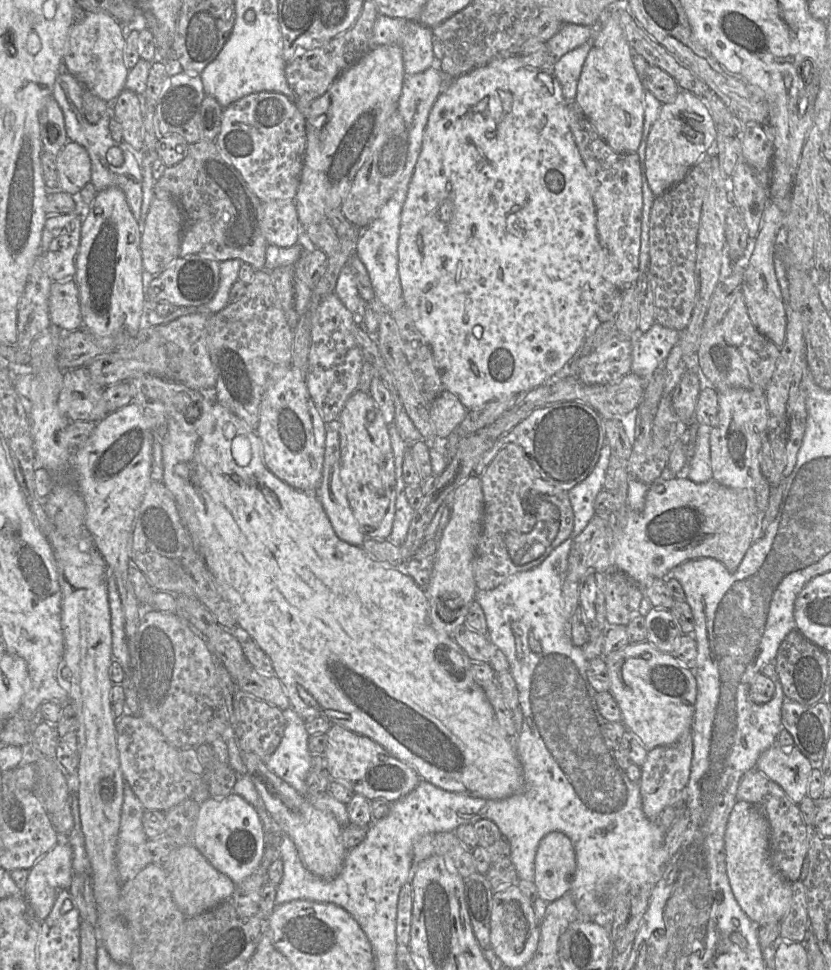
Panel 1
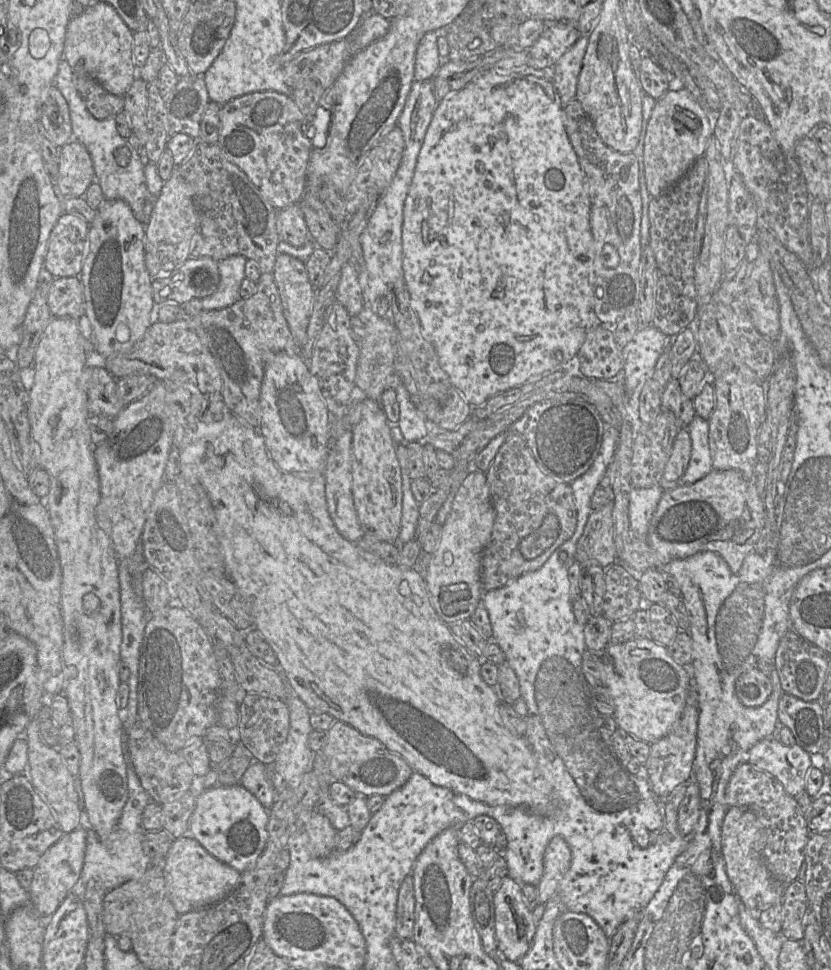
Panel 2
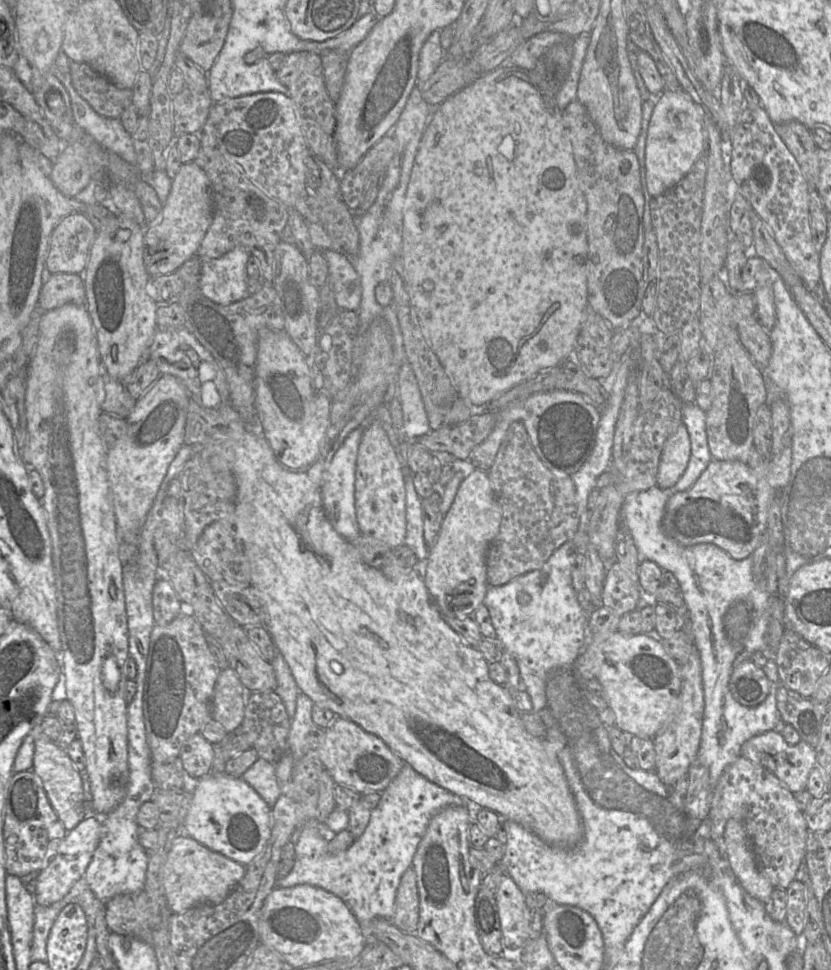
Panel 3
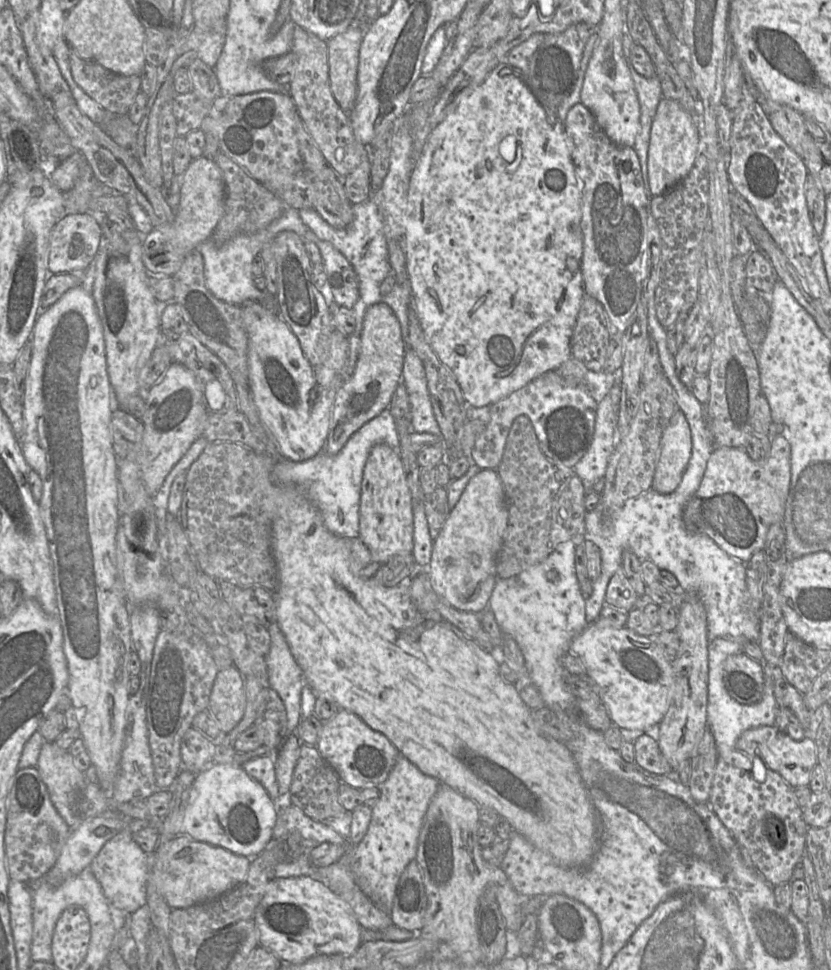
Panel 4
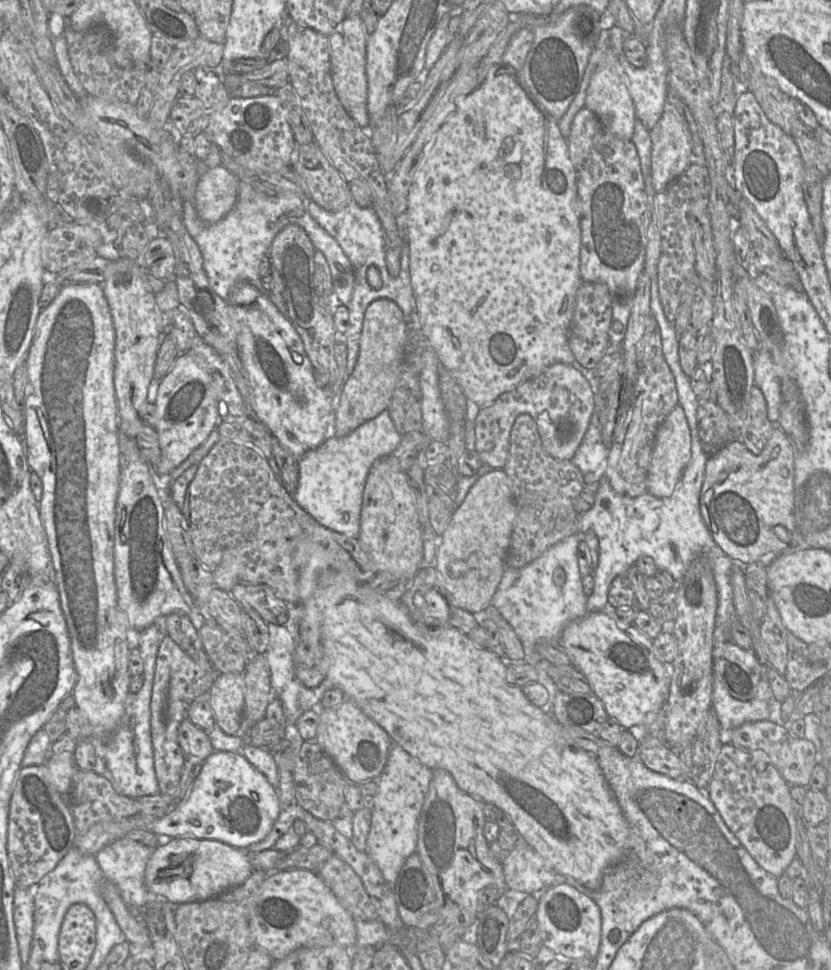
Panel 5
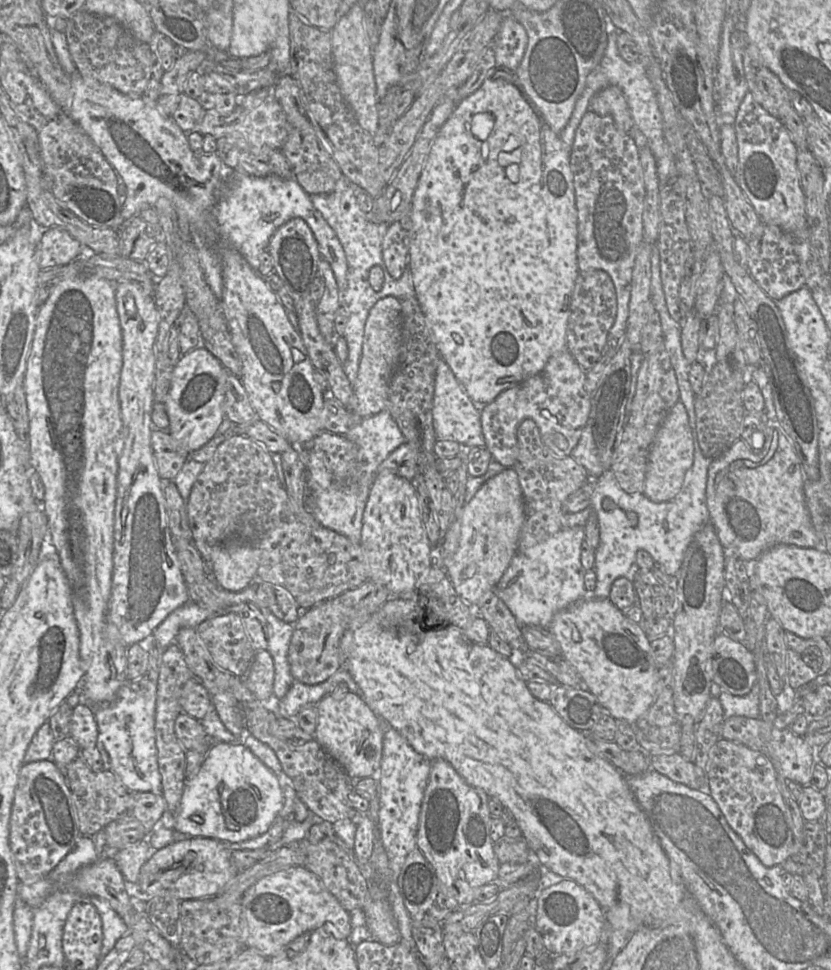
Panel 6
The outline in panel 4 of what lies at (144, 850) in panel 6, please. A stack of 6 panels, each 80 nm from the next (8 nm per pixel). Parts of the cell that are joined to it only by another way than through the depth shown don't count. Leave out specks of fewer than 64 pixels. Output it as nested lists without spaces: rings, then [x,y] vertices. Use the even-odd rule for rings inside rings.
[[[129,829],[117,833],[103,845],[89,865],[90,870],[100,883],[109,904],[128,914],[134,913],[146,904],[146,883],[150,871],[150,854],[144,852],[133,840],[132,833]]]

